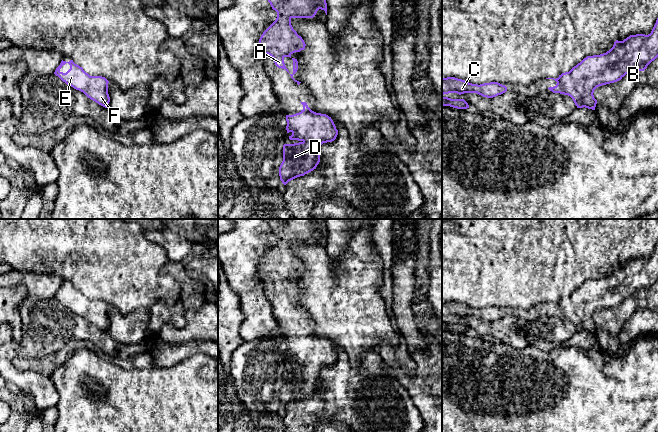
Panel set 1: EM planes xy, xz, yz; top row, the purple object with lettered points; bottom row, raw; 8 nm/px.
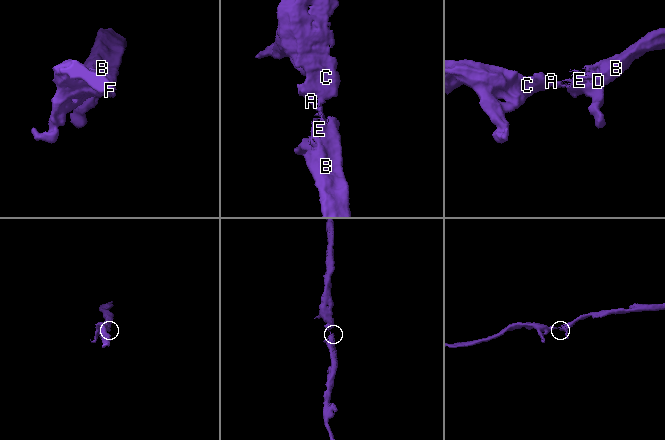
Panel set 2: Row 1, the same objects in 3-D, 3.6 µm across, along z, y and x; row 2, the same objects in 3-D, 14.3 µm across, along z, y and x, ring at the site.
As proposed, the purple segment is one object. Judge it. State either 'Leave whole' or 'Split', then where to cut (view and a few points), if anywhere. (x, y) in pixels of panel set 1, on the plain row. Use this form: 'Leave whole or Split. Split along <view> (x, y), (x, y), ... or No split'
Leave whole. No split

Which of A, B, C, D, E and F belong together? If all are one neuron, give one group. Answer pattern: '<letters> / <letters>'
A B C D E F

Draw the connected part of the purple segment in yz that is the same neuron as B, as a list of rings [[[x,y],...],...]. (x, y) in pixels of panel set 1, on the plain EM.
[[[657,242],[656,247],[655,247],[655,249],[654,249],[654,251],[653,251],[653,253],[652,253],[650,258],[648,258],[648,259],[645,259],[645,258],[630,259],[629,261],[627,261],[623,265],[616,264],[614,266],[613,271],[609,275],[607,275],[606,277],[603,277],[603,278],[600,278],[600,279],[587,280],[580,287],[578,287],[576,290],[574,290],[569,296],[562,297],[556,303],[554,303],[554,302],[546,302],[546,303],[553,303],[553,304],[555,304],[557,306],[557,308],[554,311],[549,311],[548,313],[550,315],[552,315],[553,317],[560,317],[560,318],[564,318],[564,319],[570,320],[573,323],[573,325],[574,325],[575,329],[577,330],[577,332],[585,331],[585,332],[588,332],[588,333],[595,334],[595,331],[596,331],[596,328],[597,328],[597,324],[594,322],[593,317],[594,317],[594,314],[597,311],[617,306],[617,305],[621,304],[626,298],[628,298],[628,297],[630,297],[632,295],[644,295],[647,292],[647,290],[652,285],[654,285],[657,281],[658,281],[658,242]]]

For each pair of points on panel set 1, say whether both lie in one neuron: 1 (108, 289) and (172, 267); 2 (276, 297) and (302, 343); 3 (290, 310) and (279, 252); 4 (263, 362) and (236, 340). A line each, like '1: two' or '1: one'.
1: two
2: one
3: one
4: two

